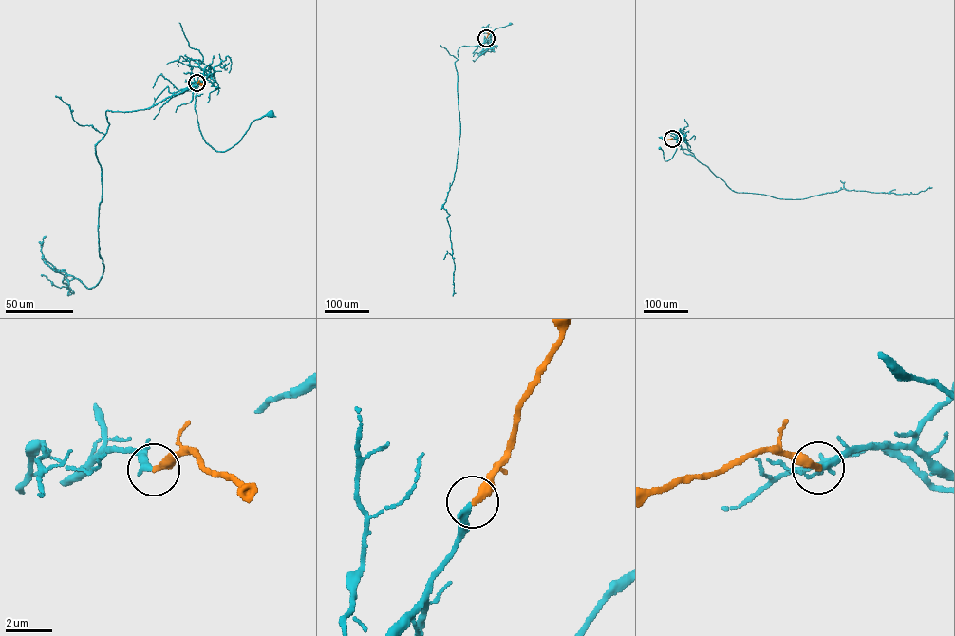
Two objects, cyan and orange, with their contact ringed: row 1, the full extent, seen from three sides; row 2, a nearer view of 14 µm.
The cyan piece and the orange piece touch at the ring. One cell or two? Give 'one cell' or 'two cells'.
one cell

